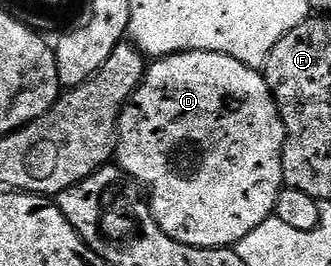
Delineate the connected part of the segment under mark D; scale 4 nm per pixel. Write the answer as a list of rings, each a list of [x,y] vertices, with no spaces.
[[[182,52],[181,54],[167,54],[164,58],[155,59],[145,69],[144,78],[140,86],[128,99],[127,106],[120,113],[120,128],[116,132],[115,161],[120,169],[131,176],[141,187],[148,186],[147,193],[150,195],[150,205],[154,220],[174,240],[182,244],[190,244],[198,248],[221,248],[235,247],[258,224],[262,224],[267,218],[273,217],[276,212],[276,201],[284,186],[284,173],[282,172],[282,152],[284,151],[284,121],[280,115],[280,109],[276,106],[270,88],[266,84],[263,73],[259,69],[242,64],[225,54],[218,52]]]

